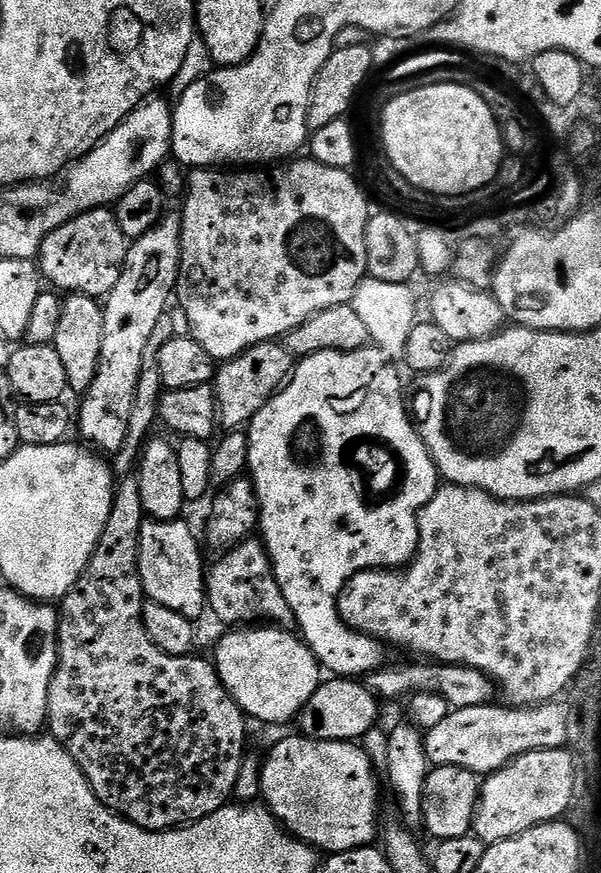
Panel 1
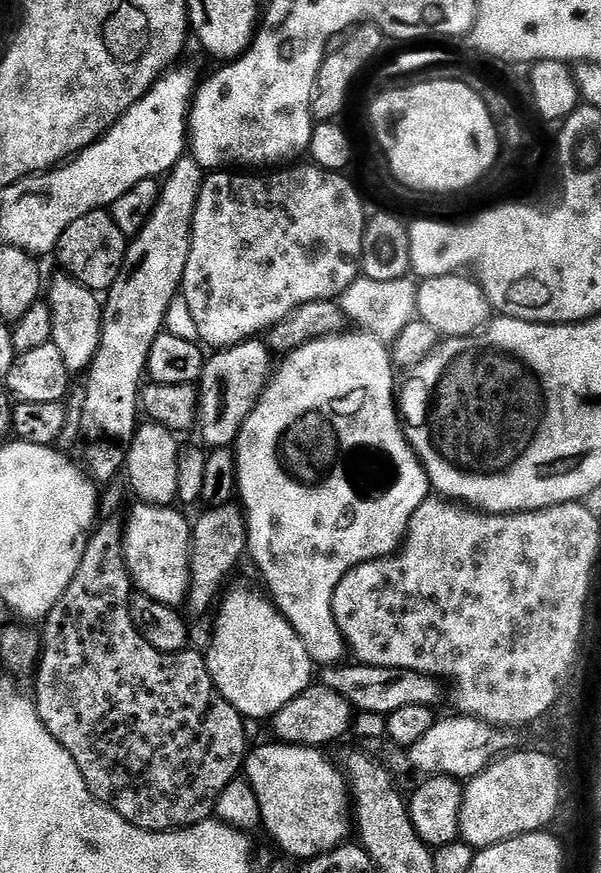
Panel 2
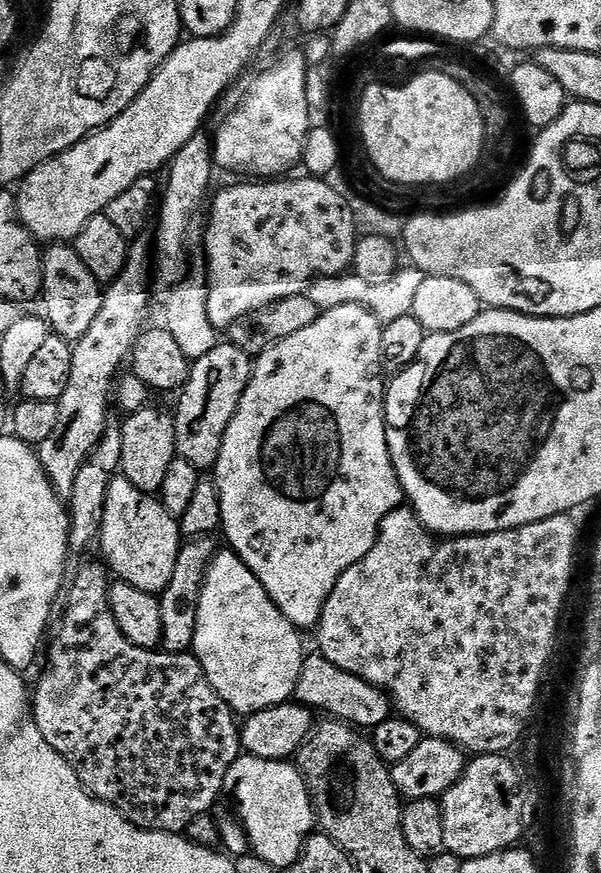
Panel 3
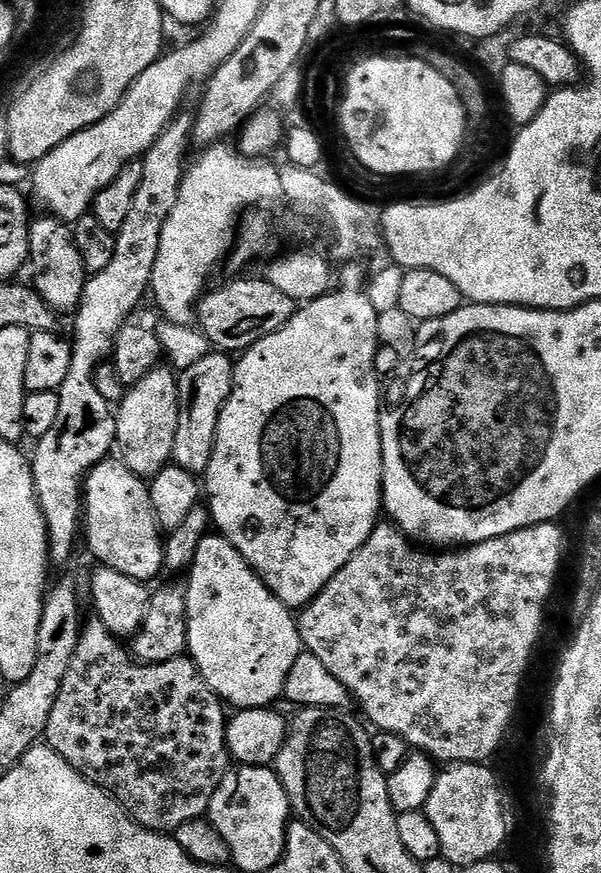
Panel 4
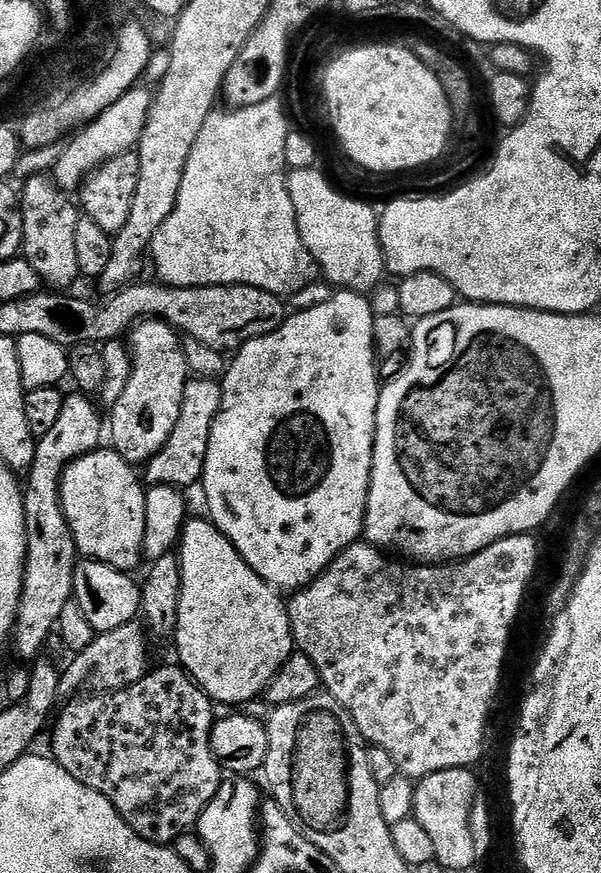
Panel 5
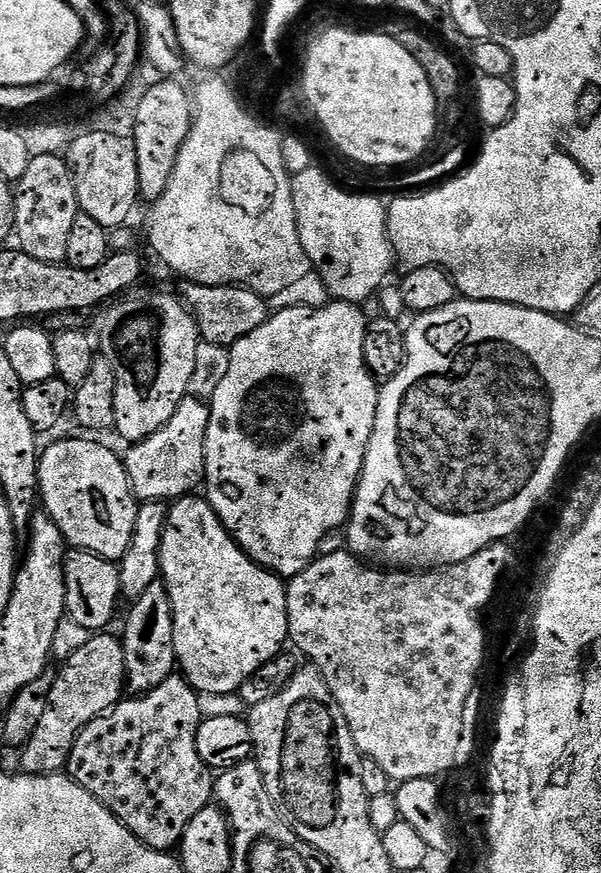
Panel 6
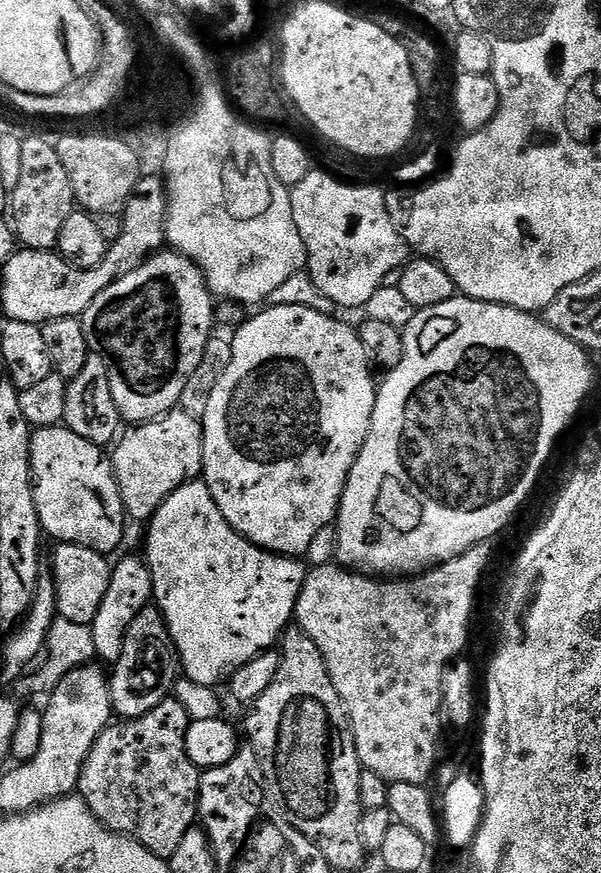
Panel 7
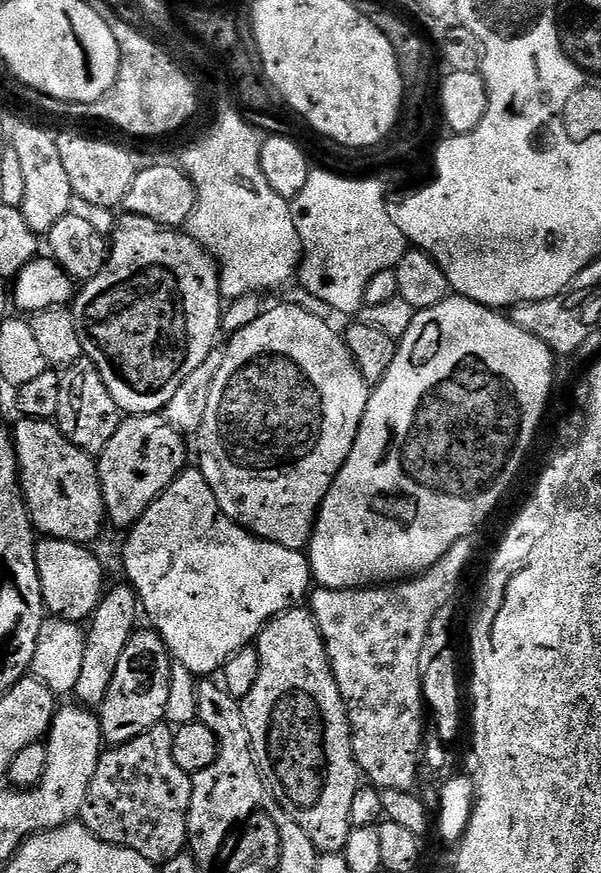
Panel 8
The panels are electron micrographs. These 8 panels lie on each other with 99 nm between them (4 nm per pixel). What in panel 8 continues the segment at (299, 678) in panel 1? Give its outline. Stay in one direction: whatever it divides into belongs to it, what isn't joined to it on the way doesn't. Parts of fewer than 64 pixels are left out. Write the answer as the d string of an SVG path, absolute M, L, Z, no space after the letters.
M199 470L181 472L180 477L148 507L146 514L142 514L140 521L132 525L127 536L128 541L124 544L124 572L128 575L126 577L127 583L135 588L143 615L148 615L148 620L152 623L149 625L162 638L162 642L168 647L173 661L179 667L181 664L186 671L193 672L196 678L208 678L219 673L231 656L238 650L249 647L255 641L269 620L273 620L275 616L282 614L288 608L297 607L303 601L300 599L304 595L304 599L309 595L310 587L308 588L308 584L313 583L312 569L308 567L308 557L303 551L278 546L274 542L264 540L261 536L255 536L253 532L247 532L241 524L236 524L222 510L222 506L218 506L218 498L214 498L214 490L210 490L206 478Z

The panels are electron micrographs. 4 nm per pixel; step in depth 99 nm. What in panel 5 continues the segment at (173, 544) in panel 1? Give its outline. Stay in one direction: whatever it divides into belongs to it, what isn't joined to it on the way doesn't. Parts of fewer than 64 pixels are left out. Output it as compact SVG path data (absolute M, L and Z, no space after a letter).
M97 450L95 452L87 452L84 456L79 456L73 464L69 464L67 468L64 469L64 477L60 479L60 504L64 507L64 513L66 514L66 522L70 526L70 530L74 534L74 542L76 543L76 551L79 553L81 557L87 558L89 560L97 560L98 562L102 562L103 564L109 564L110 566L114 566L115 568L120 568L123 572L131 573L133 570L132 568L136 568L139 564L142 564L144 560L144 535L146 534L146 498L144 497L144 493L146 491L145 485L142 483L140 485L140 480L136 477L137 469L133 467L133 465L129 464L128 461L123 460L119 454L117 454L114 450L107 450L108 452L104 452L105 450Z

